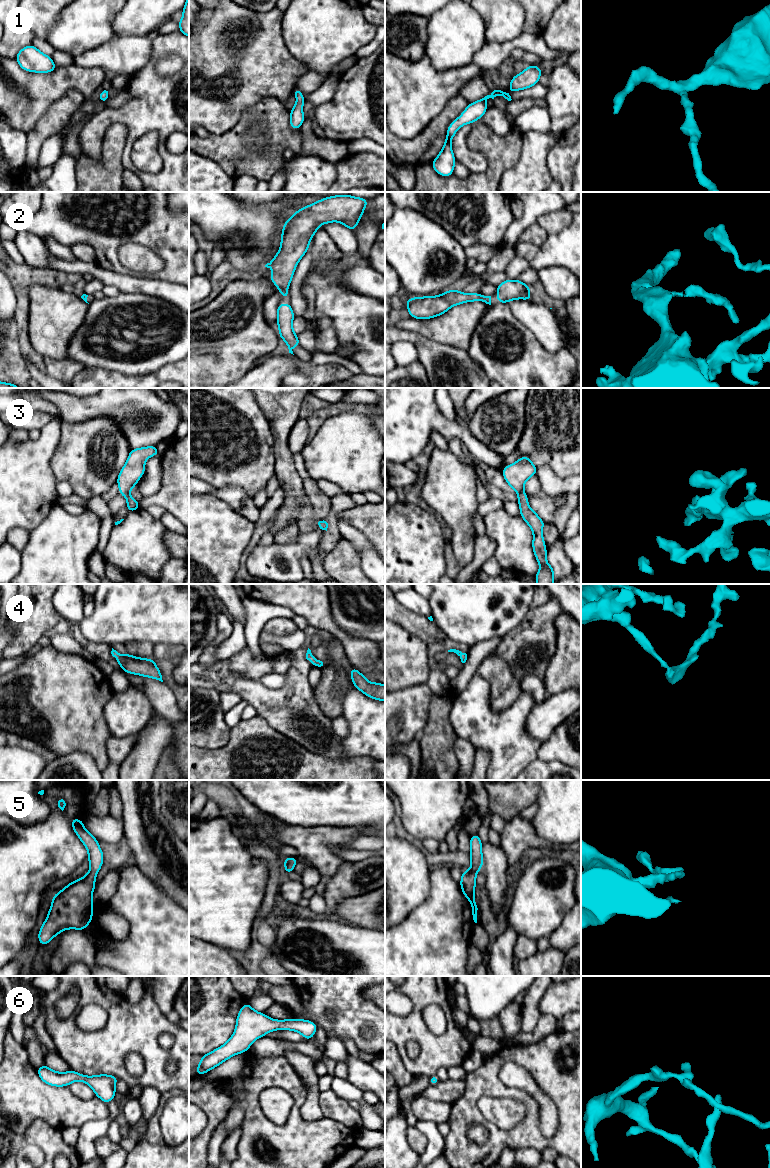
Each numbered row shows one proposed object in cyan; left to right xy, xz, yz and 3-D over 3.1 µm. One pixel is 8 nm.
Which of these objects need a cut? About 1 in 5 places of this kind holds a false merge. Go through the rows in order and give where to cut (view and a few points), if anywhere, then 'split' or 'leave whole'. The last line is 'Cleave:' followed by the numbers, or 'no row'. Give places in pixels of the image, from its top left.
1: no cut | leave whole
2: no cut | leave whole
3: no cut | leave whole
4: no cut | leave whole
5: no cut | leave whole
6: no cut | leave whole
Cleave: no row

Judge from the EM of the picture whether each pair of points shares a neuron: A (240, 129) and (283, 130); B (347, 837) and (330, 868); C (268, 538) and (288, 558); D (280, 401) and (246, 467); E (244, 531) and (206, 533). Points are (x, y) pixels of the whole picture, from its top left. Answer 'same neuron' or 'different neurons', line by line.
A: same neuron
B: same neuron
C: different neurons
D: different neurons
E: same neuron

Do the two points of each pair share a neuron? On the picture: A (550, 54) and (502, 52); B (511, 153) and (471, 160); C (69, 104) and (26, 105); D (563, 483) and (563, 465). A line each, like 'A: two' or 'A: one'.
A: one
B: two
C: two
D: two

